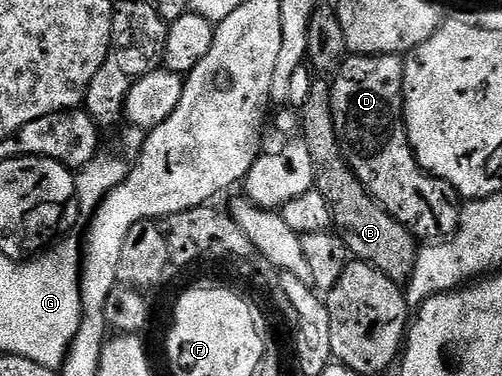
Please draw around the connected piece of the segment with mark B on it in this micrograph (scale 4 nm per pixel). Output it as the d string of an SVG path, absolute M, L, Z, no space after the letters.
M314 80L312 95L308 95L308 100L300 110L300 137L306 142L312 155L314 188L318 189L320 195L324 195L325 201L328 202L334 220L333 228L337 237L346 244L351 258L371 265L376 271L388 275L388 279L405 283L409 281L414 270L419 242L413 233L408 232L392 215L388 215L388 211L384 211L382 204L360 183L354 168L343 157L332 115L331 88L329 80Z

